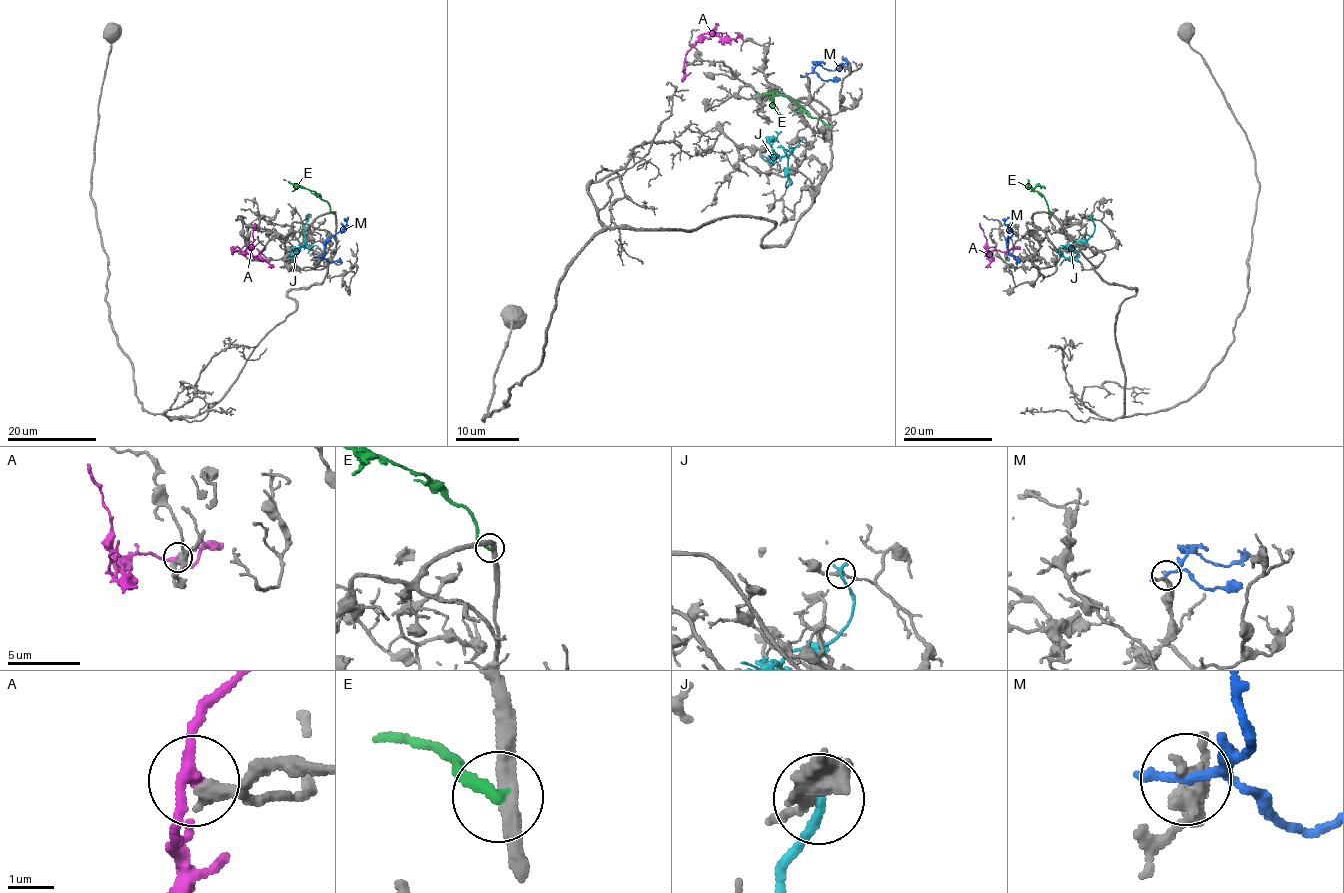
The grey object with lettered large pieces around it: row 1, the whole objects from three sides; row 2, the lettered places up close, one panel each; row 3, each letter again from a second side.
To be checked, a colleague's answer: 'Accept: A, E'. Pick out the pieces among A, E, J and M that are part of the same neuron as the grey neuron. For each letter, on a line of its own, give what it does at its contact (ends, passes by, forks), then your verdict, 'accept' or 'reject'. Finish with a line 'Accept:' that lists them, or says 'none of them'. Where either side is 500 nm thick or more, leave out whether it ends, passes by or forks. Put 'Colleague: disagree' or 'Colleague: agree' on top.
Colleague: disagree
A: it passes by; accept
E: it ends there; reject
J: it ends there; reject
M: it passes by; reject
Accept: A

